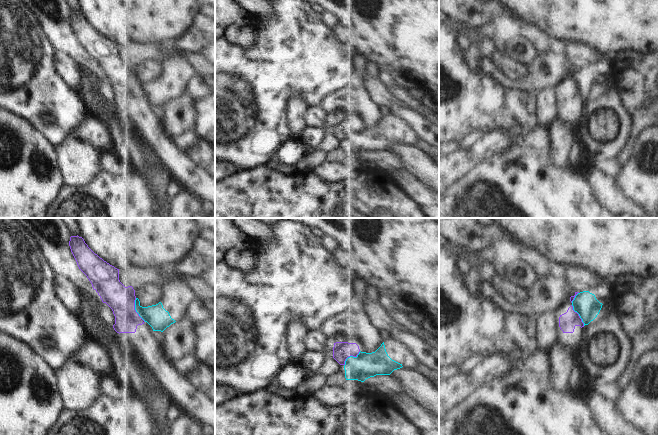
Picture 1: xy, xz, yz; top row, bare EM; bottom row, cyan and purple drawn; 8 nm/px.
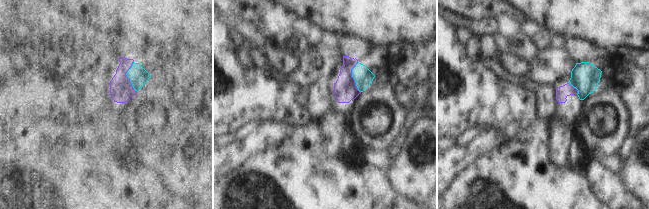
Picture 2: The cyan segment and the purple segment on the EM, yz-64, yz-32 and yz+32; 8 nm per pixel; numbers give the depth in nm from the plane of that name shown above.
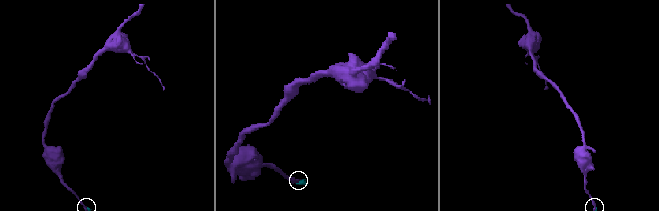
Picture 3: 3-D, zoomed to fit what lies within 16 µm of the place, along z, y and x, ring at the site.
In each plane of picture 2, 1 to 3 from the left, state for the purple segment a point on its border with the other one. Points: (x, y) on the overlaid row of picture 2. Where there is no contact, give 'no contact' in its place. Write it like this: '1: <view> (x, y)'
1: yz-64 (127, 76)
2: yz-32 (352, 76)
3: yz+32 (575, 87)

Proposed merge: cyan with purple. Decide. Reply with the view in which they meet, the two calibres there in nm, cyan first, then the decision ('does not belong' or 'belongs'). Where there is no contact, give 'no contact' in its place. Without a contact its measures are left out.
xy | 180/220 nm | does not belong

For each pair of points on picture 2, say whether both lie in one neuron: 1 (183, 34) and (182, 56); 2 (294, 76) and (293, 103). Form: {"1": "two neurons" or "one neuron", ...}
{"1": "two neurons", "2": "two neurons"}

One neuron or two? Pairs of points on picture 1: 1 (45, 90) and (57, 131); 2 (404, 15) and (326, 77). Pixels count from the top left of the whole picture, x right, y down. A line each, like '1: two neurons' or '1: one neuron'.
1: one neuron
2: two neurons

